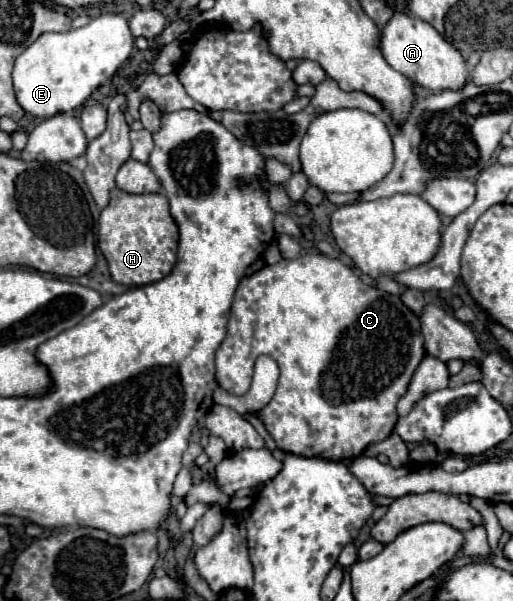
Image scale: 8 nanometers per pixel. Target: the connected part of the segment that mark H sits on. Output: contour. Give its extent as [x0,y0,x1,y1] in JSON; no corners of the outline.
[98,188,178,286]

